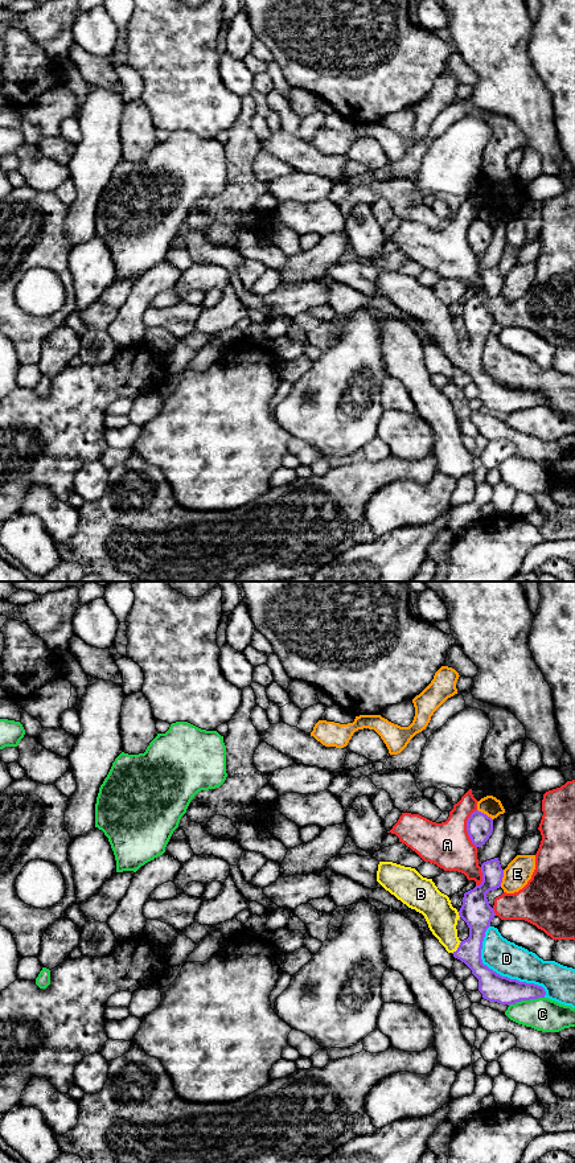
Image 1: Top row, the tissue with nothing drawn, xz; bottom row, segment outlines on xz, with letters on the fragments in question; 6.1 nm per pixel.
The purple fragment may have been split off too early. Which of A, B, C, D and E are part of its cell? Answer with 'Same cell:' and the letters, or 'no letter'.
Same cell: B

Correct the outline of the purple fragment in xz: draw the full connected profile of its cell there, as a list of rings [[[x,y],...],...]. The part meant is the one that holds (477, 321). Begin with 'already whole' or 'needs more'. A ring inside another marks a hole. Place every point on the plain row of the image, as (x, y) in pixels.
already whole | [[[498,266],[481,272],[482,289],[464,301],[459,324],[469,336],[469,345],[460,350],[453,365],[464,370],[479,387],[482,406],[500,412],[516,412],[521,408],[545,406],[542,394],[502,385],[482,371],[481,357],[486,337],[496,324],[486,301],[501,295],[504,278]]]

